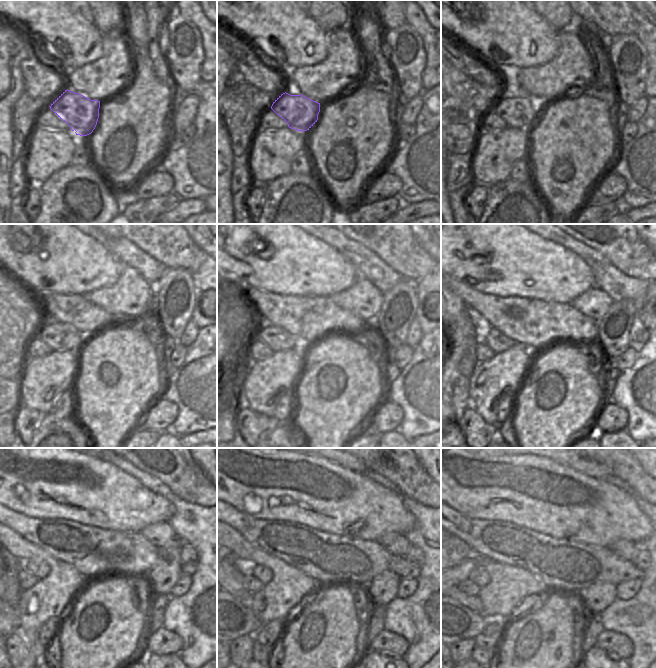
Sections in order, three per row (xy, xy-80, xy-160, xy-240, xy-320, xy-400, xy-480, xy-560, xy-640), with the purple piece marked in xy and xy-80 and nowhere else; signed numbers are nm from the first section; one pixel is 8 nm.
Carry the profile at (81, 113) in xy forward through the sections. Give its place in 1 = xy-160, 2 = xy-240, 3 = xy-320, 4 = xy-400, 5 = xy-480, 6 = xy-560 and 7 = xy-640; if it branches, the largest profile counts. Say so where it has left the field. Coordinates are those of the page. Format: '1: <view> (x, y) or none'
1: xy-160 (521, 112)
2: xy-240 (58, 336)
3: xy-320 (278, 339)
4: xy-400 (498, 342)
5: xy-480 (37, 567)
6: xy-560 (263, 574)
7: xy-640 (480, 576)

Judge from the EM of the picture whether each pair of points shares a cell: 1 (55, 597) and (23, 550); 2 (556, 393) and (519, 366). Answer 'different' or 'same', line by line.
1: same
2: different

